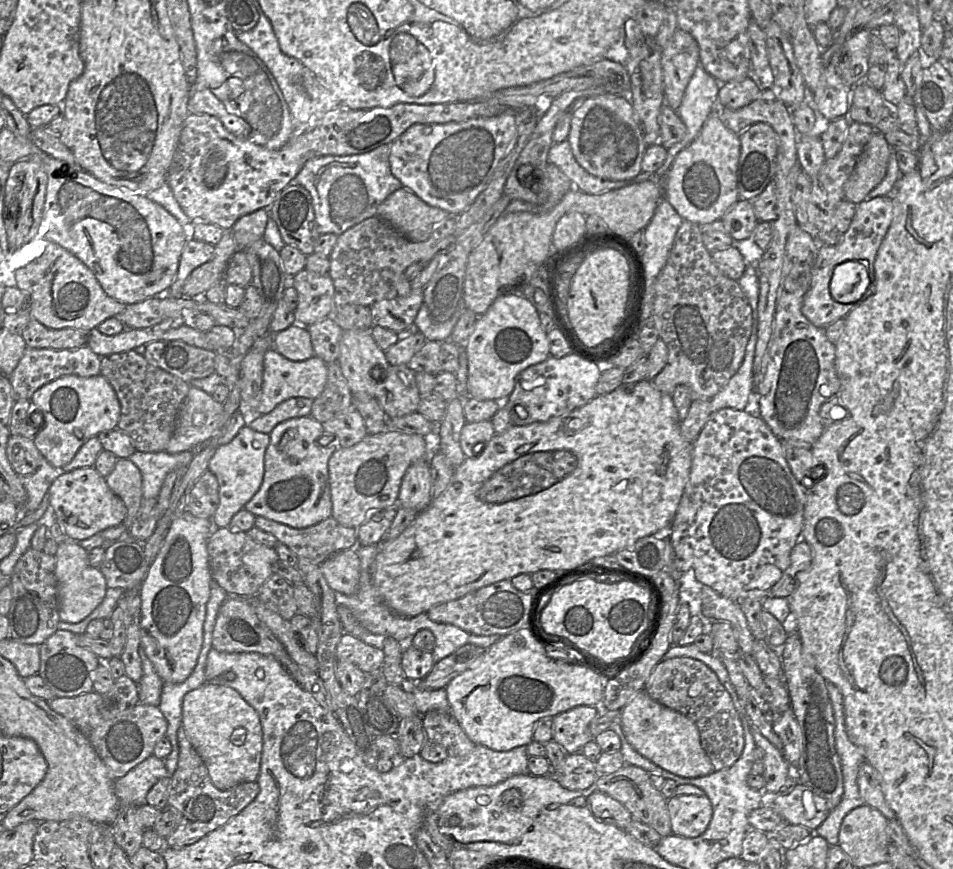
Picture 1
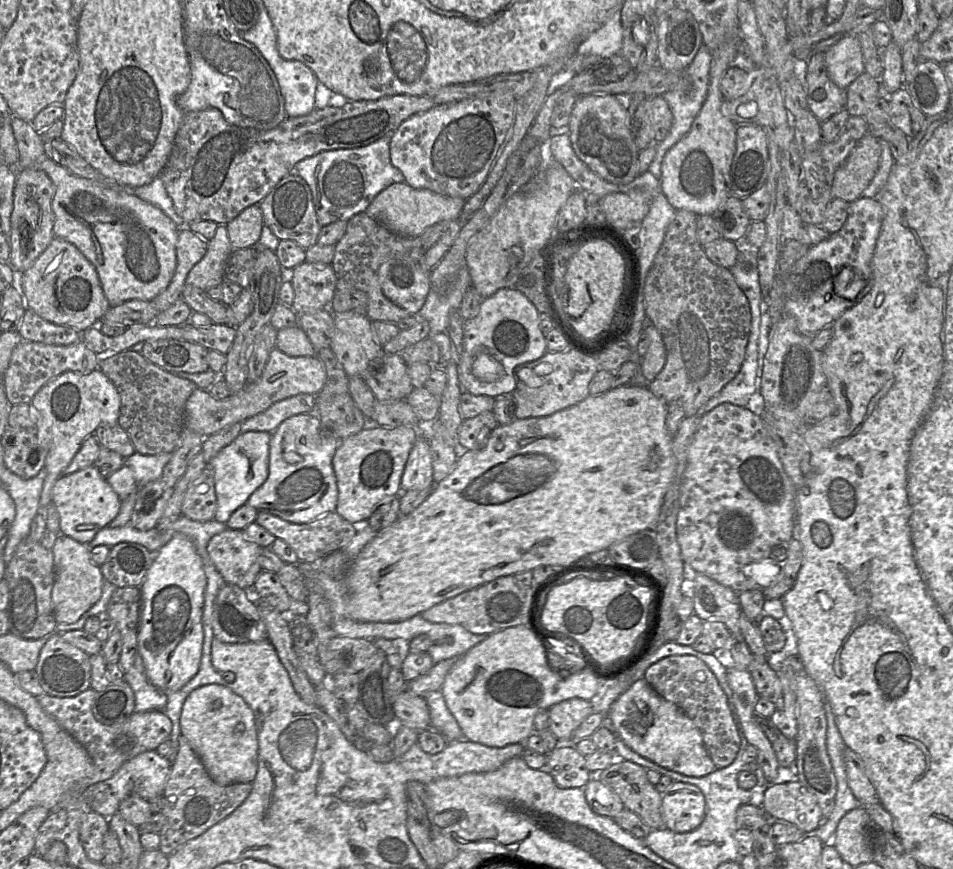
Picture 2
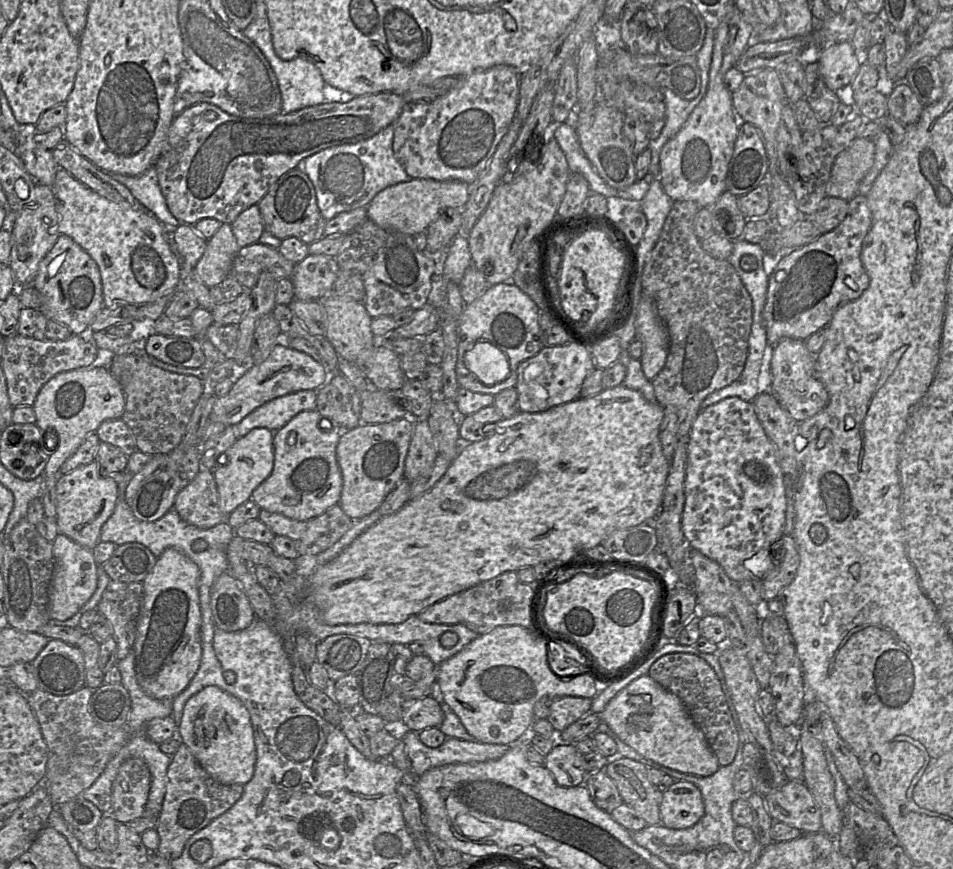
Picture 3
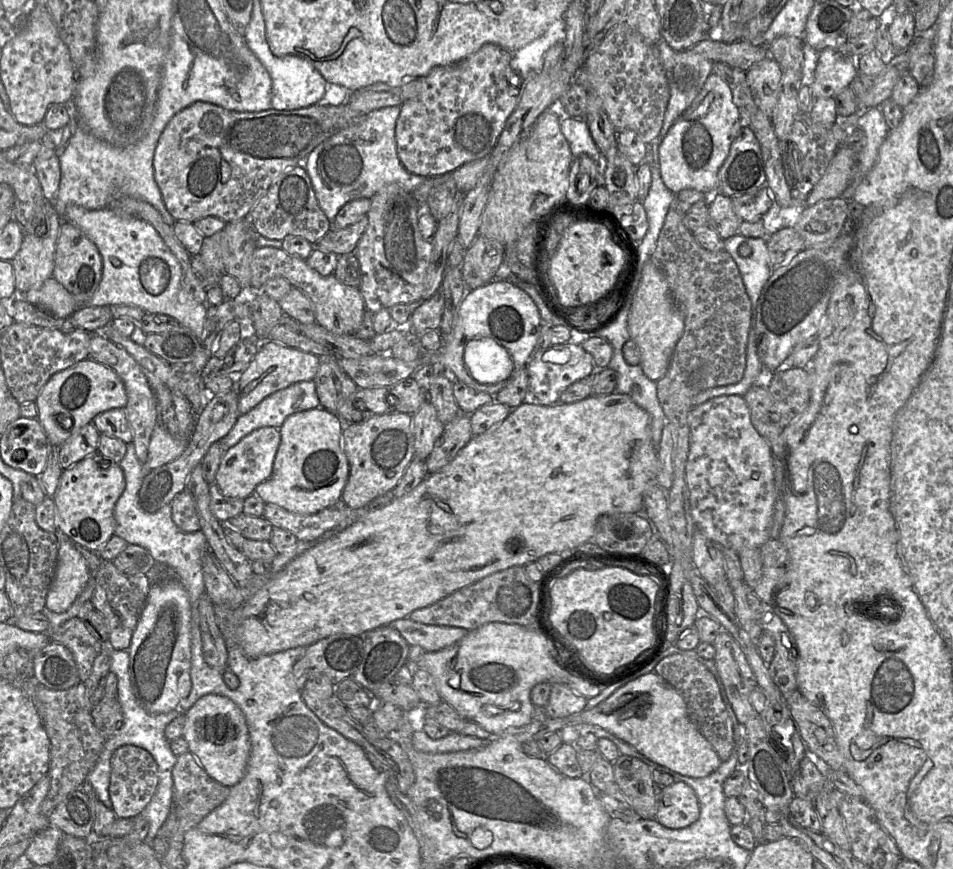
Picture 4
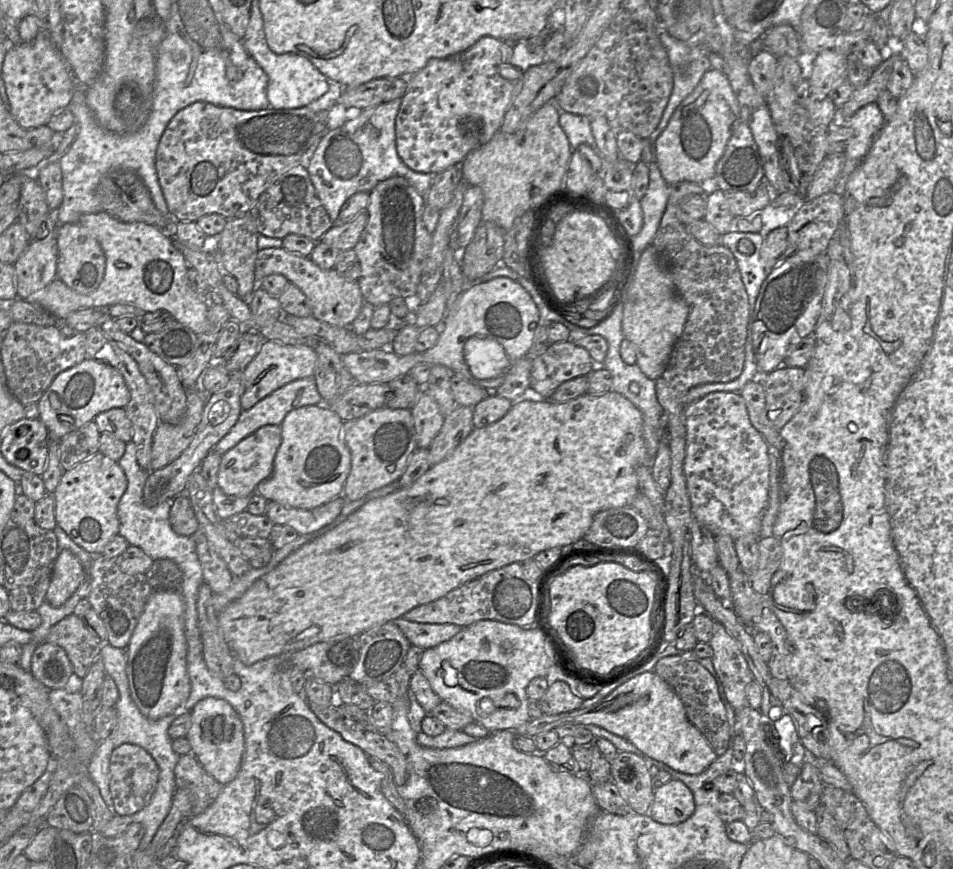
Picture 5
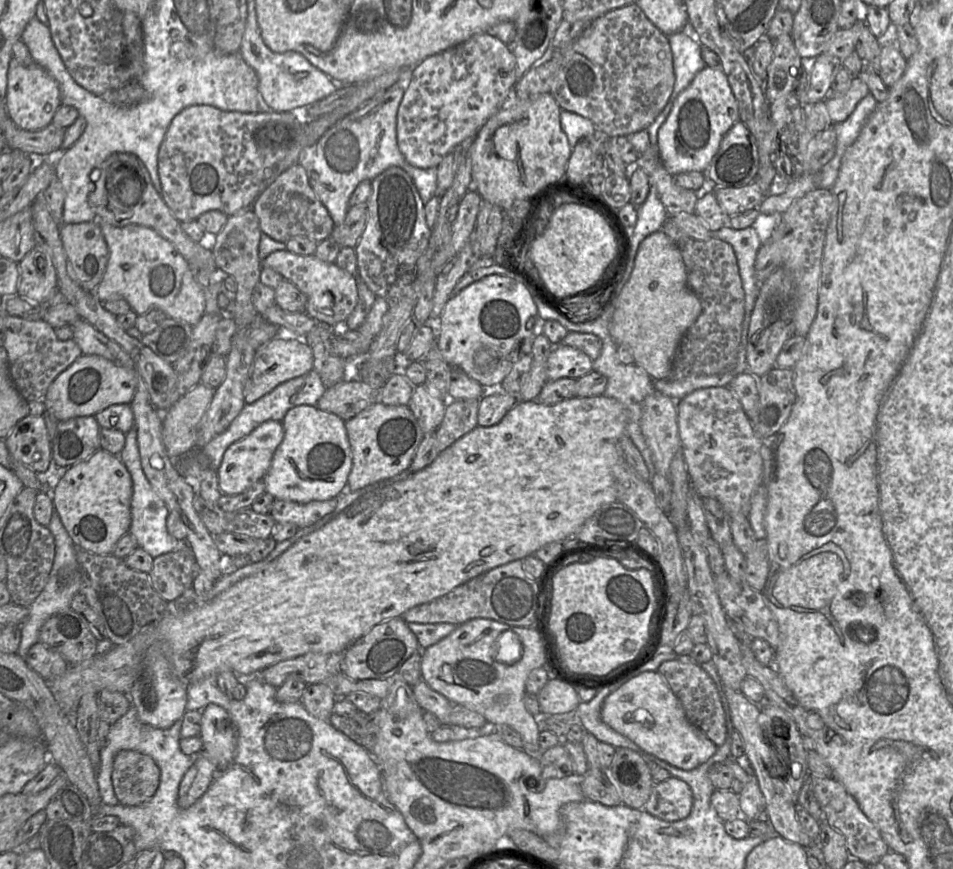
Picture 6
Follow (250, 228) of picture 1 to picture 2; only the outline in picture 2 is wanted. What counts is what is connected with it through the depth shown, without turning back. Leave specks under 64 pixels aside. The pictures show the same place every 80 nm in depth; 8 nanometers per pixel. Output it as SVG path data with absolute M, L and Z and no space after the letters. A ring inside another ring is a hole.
M252 205L244 209L226 224L232 248L243 249L259 245L263 225L260 205Z

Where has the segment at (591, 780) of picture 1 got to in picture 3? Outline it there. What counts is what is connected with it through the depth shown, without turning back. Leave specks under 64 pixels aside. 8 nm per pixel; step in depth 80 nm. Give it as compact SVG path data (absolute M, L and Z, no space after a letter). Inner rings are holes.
M557 741L545 756L544 766L560 786L574 787L585 783L587 773L583 769L583 755L575 744Z

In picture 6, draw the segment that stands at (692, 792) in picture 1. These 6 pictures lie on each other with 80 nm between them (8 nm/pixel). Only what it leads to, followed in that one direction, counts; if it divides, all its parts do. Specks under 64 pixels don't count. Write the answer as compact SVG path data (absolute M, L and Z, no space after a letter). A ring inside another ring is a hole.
M676 777L653 785L644 810L652 816L674 822L686 818L693 806L693 793L687 783Z

